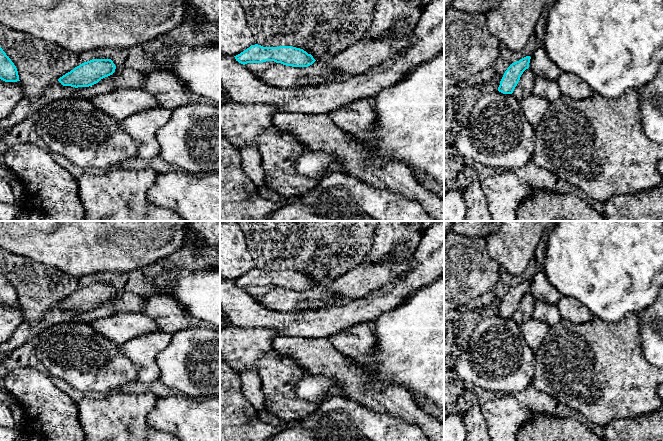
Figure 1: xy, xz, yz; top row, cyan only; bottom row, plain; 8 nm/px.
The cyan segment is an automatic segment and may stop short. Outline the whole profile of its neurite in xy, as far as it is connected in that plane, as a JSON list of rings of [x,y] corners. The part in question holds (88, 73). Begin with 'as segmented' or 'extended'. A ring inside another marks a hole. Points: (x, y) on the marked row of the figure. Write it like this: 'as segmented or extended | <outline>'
extended | [[[93,59],[80,64],[46,86],[39,99],[22,98],[10,114],[0,121],[0,140],[35,111],[61,99],[84,99],[121,88],[141,88],[145,74],[134,68],[115,73],[111,59]]]

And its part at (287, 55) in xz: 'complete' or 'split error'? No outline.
split error

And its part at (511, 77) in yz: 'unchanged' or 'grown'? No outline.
grown

